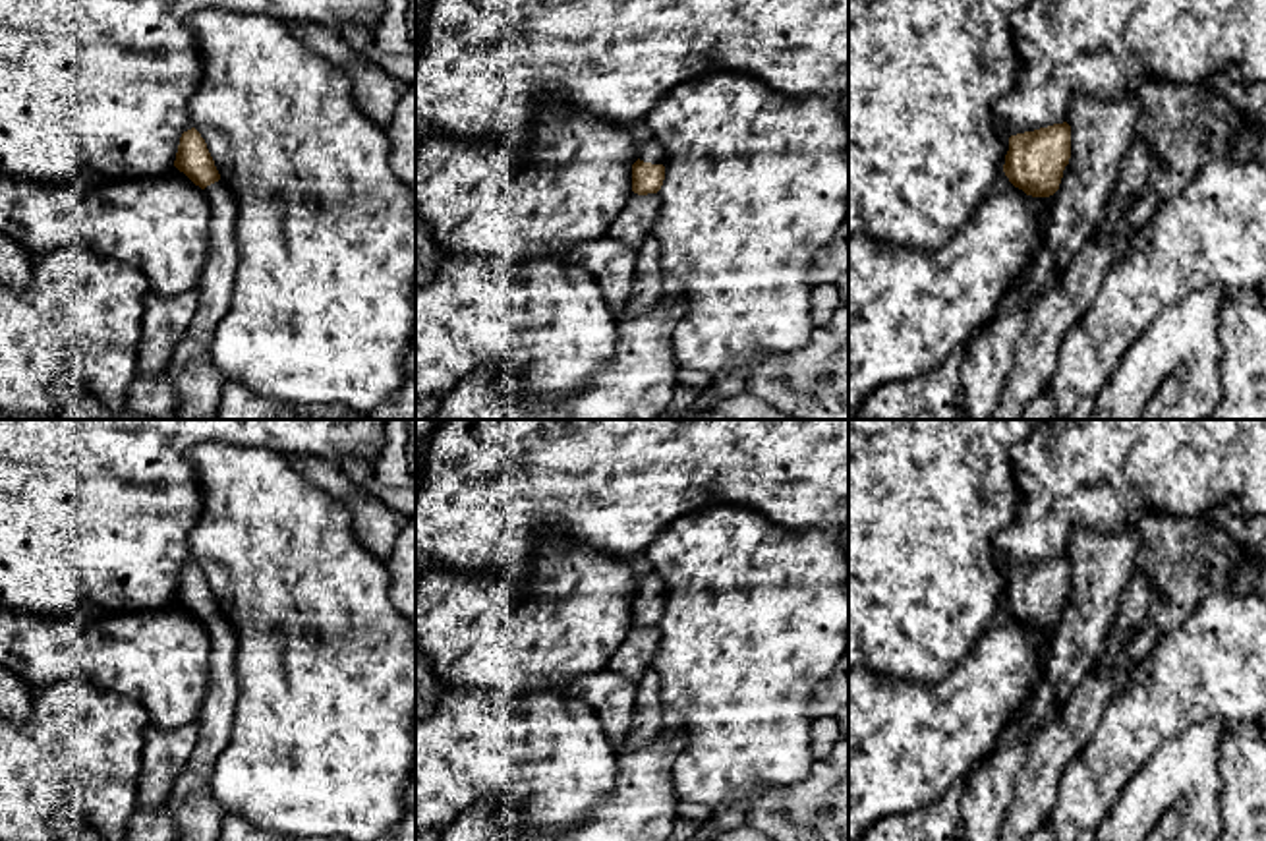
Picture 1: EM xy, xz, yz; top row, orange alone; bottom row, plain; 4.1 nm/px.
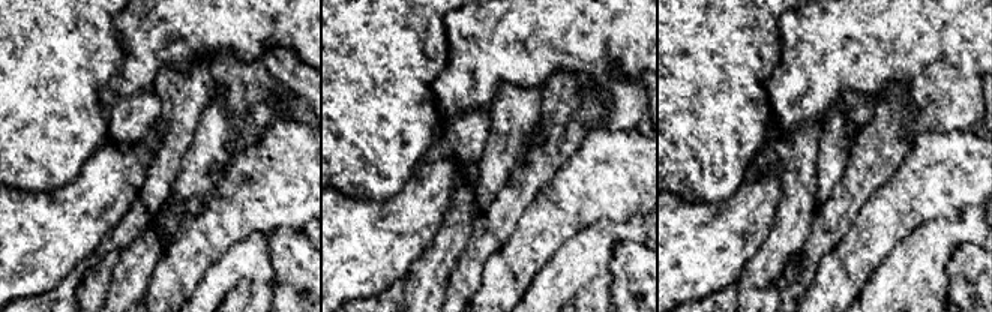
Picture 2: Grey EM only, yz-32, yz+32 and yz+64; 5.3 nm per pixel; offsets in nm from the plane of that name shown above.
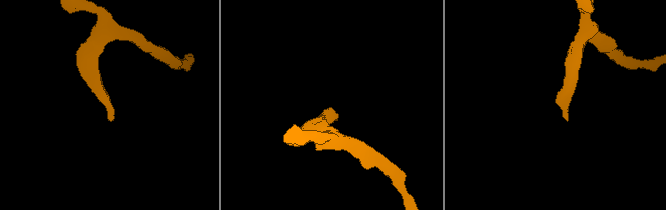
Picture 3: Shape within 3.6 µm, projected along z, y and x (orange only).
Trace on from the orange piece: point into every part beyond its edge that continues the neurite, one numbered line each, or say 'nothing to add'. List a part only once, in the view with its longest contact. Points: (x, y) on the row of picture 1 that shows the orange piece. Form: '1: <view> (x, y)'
1: xz (650, 149)

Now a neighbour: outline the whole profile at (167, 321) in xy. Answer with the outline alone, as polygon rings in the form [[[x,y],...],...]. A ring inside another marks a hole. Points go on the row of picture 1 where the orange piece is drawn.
[[[197,288],[172,298],[160,298],[153,290],[145,296],[141,338],[137,346],[137,369],[147,375],[162,375],[170,358],[197,311]]]

